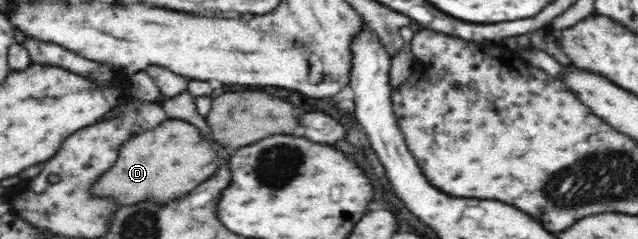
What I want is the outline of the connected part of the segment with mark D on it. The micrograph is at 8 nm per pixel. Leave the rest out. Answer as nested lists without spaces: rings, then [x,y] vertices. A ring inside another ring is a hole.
[[[168,118],[144,131],[121,145],[115,165],[89,189],[93,195],[113,199],[119,205],[133,205],[139,201],[169,203],[181,195],[187,195],[191,189],[211,177],[221,161],[227,161],[219,159],[215,147],[199,135],[196,127],[184,120]]]

